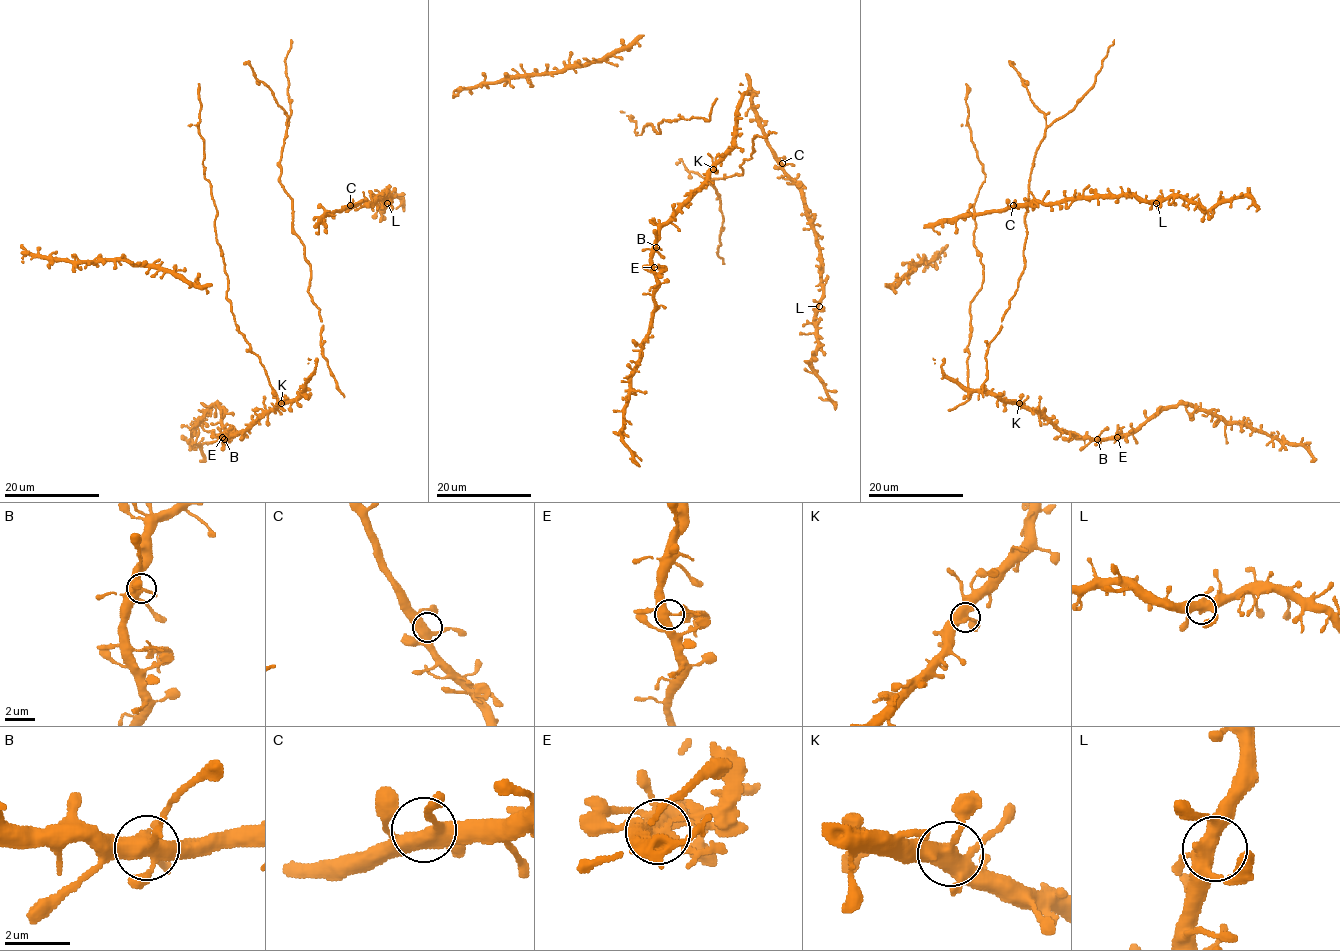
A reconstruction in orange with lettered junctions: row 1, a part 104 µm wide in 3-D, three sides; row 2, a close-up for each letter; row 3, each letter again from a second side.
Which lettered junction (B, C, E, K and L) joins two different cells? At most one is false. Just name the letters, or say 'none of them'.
E

